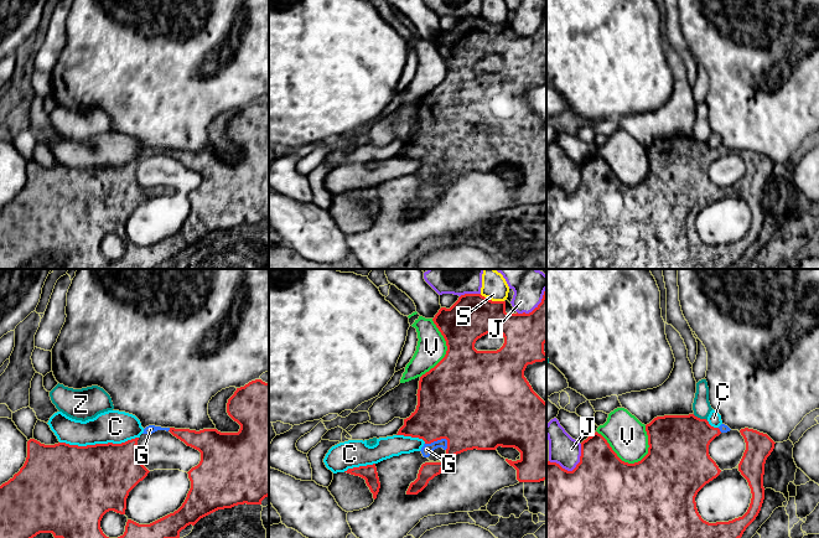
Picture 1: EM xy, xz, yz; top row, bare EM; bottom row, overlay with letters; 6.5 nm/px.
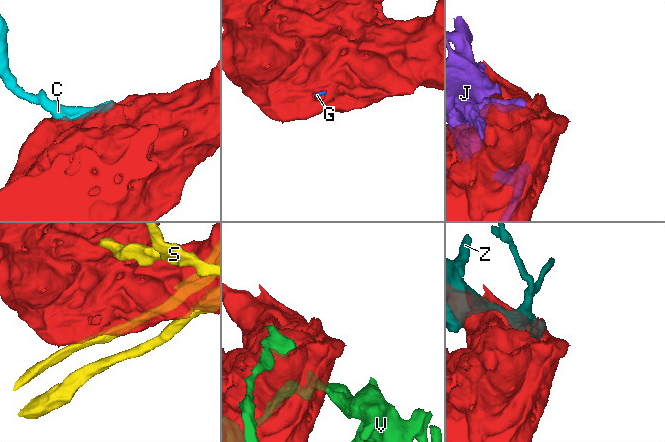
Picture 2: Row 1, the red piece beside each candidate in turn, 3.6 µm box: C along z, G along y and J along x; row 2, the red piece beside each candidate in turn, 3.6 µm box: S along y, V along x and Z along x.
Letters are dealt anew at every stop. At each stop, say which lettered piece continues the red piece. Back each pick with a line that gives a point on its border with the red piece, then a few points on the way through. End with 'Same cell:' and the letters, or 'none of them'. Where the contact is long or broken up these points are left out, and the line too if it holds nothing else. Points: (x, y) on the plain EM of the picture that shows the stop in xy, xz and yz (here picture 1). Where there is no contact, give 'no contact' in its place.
G: meets red in xz at (436, 163); runs through xz (452, 128), (439, 148), (436, 163), (426, 171)
Same cell: G

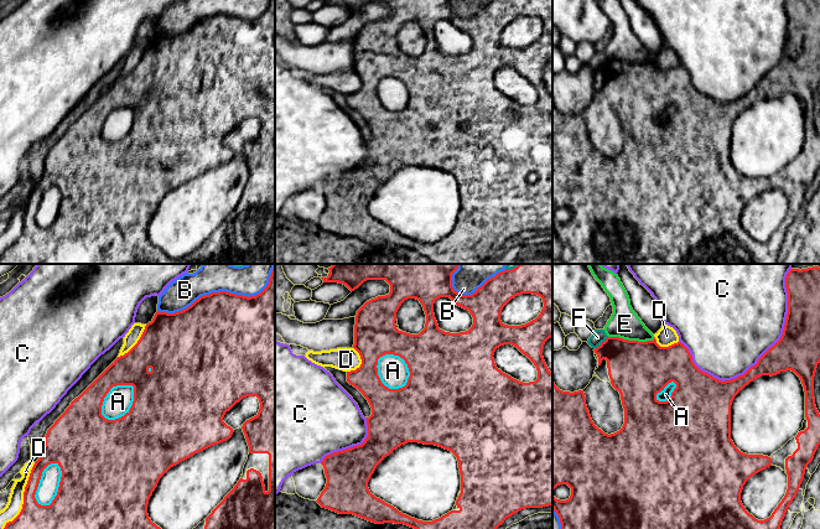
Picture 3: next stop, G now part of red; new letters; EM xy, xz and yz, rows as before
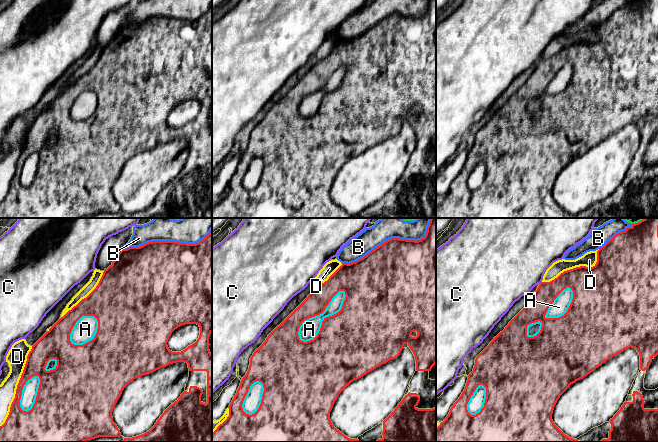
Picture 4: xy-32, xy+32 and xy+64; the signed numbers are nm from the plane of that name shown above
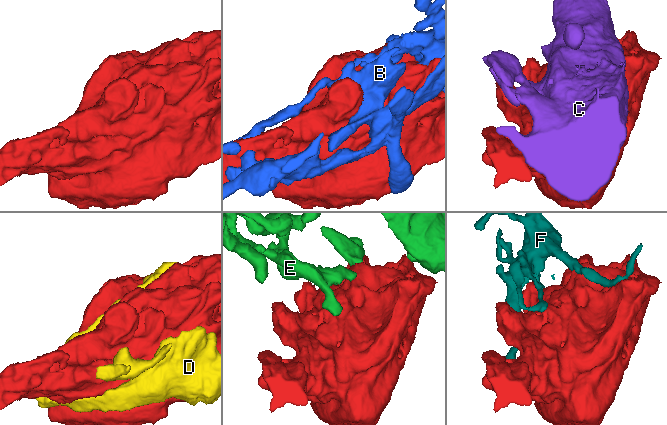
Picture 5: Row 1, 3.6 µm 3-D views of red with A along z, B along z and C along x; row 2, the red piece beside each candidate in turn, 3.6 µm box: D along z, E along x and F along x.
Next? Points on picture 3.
Same cell: none of them

